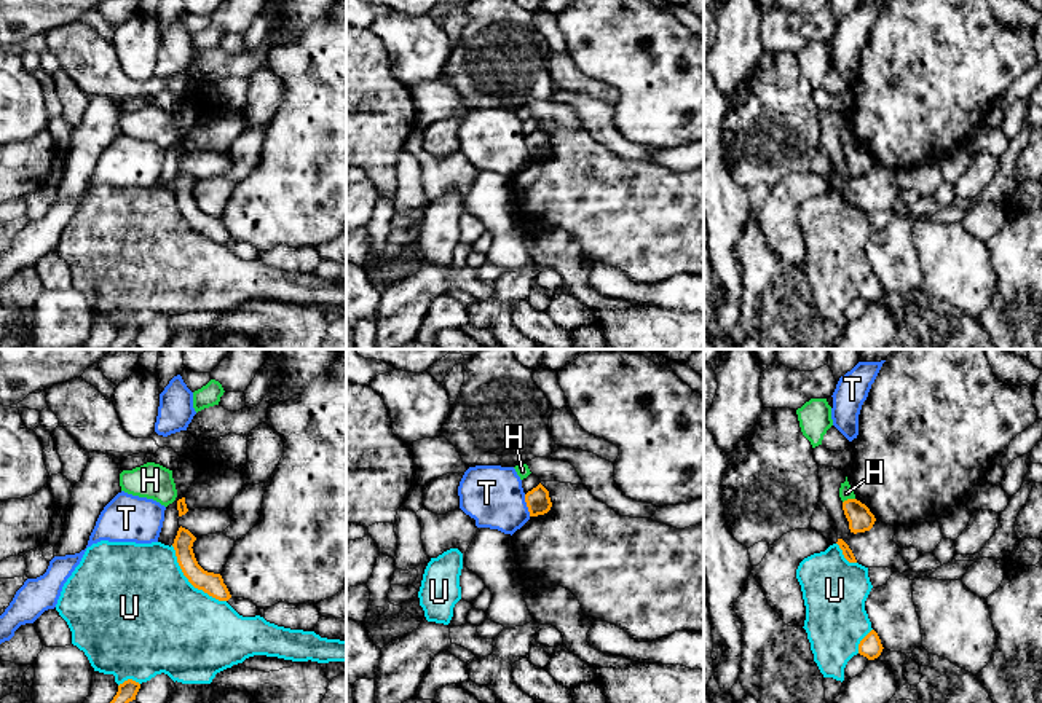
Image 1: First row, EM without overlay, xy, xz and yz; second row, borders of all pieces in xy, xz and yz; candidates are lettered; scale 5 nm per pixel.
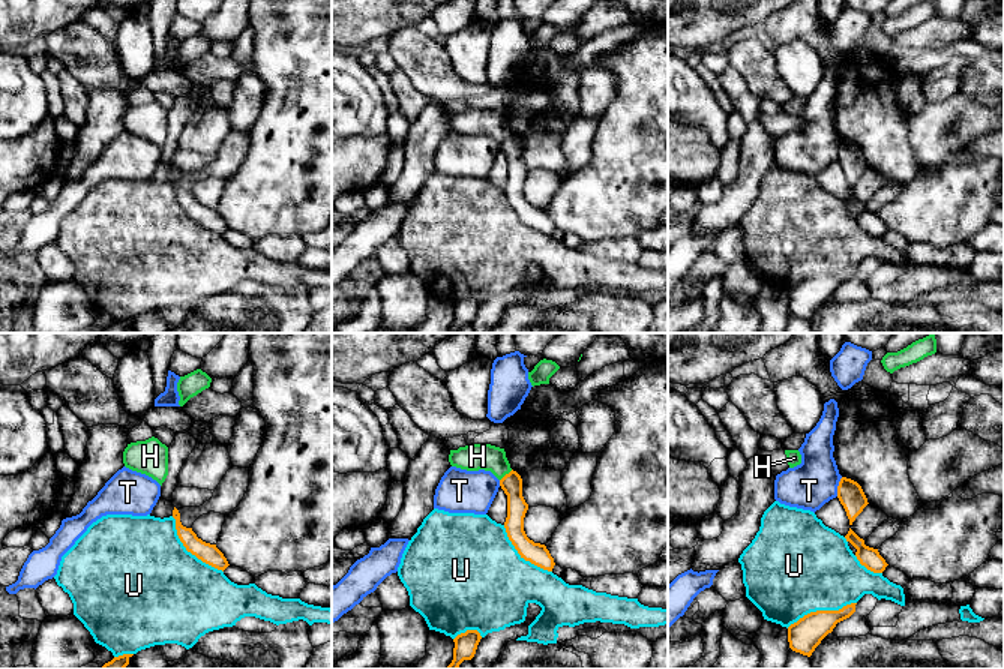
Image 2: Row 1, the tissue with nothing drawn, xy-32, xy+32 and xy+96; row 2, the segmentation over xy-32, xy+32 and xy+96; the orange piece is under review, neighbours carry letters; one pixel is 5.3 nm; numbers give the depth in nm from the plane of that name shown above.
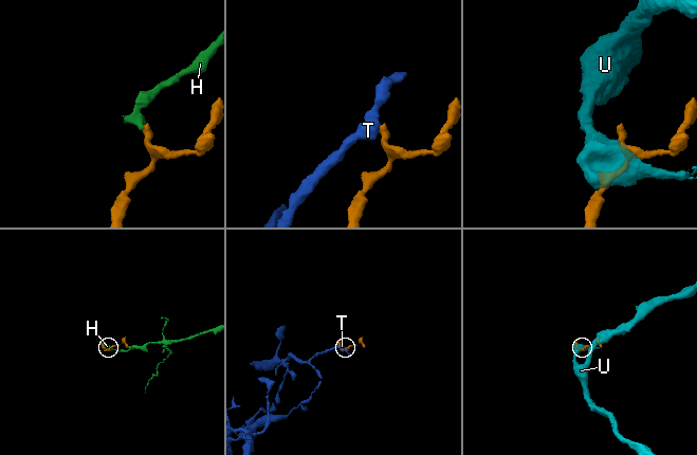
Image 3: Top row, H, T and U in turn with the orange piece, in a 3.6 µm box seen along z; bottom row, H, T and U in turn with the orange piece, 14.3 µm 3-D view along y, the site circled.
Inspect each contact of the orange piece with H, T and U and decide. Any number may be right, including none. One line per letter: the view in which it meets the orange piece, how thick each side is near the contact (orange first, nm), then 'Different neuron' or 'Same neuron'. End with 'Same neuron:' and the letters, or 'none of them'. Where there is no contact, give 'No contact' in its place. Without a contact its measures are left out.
H: Touches orange in yz. Thickness 120 nm (orange) against 70 nm. Different neuron
T: Touches orange in xz. Thickness 120 nm (orange) against 300 nm. Different neuron
U: Touches orange in xy. Thickness 110 nm (orange) against 500 nm. Different neuron
Same neuron: none of them

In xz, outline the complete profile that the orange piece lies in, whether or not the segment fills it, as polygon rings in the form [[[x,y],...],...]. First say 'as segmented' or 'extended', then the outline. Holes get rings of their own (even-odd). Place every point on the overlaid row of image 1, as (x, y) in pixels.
as segmented | [[[541,483],[525,494],[525,502],[527,502],[530,516],[544,515],[552,507],[549,491]]]

